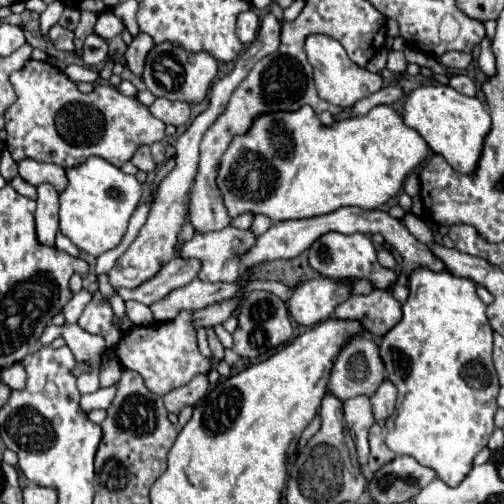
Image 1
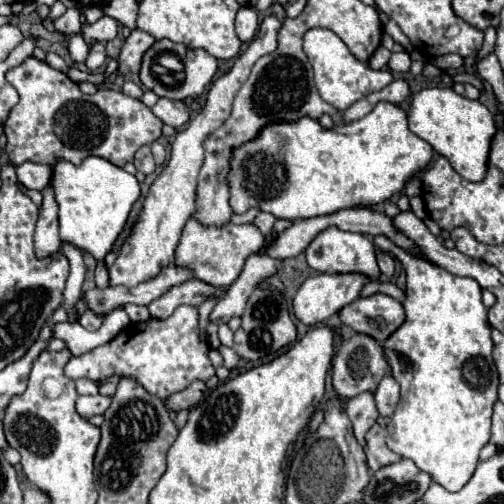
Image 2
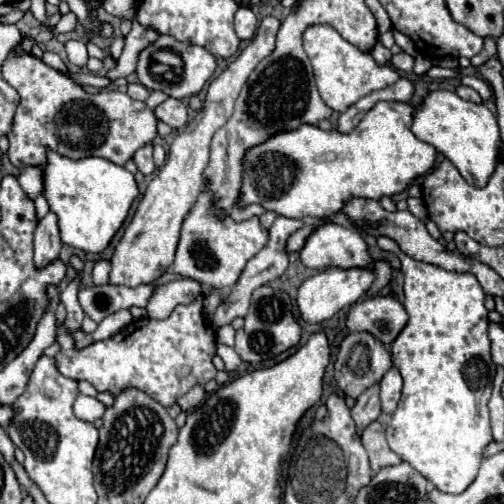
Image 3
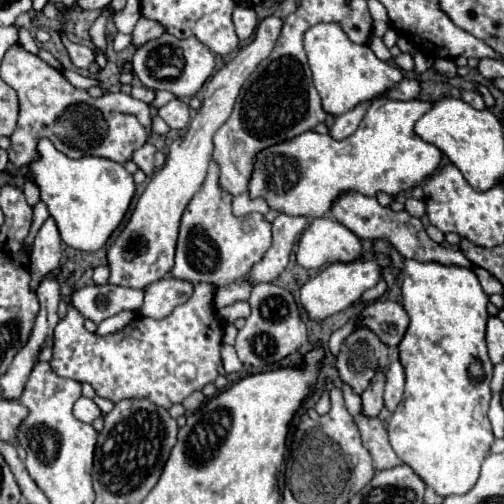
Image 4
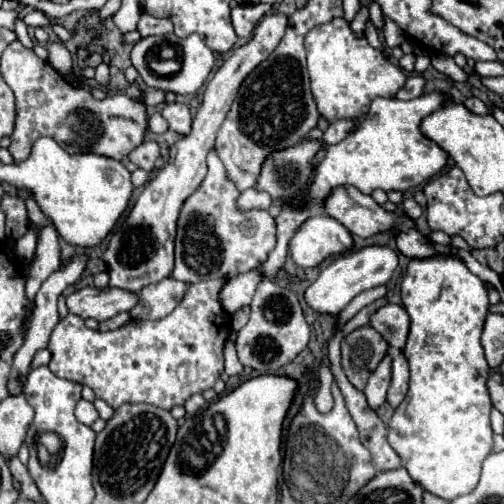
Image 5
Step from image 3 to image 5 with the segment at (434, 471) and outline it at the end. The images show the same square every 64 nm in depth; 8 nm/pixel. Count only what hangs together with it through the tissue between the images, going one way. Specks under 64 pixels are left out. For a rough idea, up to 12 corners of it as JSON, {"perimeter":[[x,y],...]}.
{"perimeter":[[410,260],[388,442],[452,500],[492,450],[484,282]]}

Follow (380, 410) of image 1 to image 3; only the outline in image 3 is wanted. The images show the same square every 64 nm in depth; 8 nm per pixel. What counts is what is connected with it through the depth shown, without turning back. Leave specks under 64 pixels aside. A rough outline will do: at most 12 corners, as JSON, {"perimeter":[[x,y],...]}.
{"perimeter":[[390,368],[380,380],[382,412],[392,414],[400,400],[402,378]]}

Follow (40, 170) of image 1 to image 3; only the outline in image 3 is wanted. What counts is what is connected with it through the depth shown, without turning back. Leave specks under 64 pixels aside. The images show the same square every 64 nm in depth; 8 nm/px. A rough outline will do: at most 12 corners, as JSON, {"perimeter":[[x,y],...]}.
{"perimeter":[[26,166],[18,182],[30,198],[44,190],[44,170]]}

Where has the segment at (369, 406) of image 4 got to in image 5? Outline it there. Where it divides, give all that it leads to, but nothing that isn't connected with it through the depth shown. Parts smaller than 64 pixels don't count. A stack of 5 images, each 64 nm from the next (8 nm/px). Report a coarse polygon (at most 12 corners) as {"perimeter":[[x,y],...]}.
{"perimeter":[[390,356],[372,372],[366,400],[372,410],[386,402],[390,384]]}

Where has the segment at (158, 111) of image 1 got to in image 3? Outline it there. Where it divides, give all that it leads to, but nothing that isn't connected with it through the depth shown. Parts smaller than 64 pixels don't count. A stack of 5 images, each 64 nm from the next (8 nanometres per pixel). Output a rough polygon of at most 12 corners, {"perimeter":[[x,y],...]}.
{"perimeter":[[166,98],[156,118],[174,130],[188,122],[188,108],[182,100]]}

